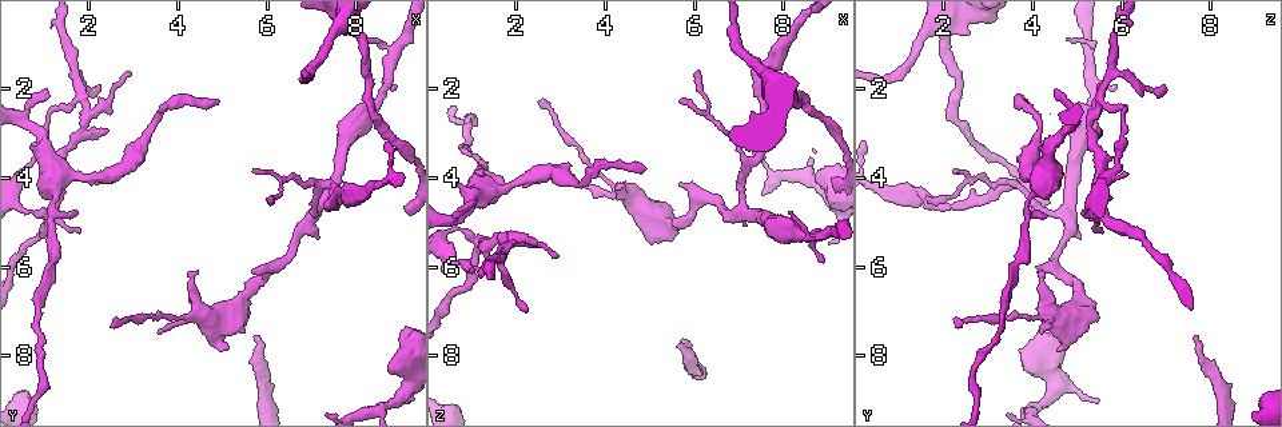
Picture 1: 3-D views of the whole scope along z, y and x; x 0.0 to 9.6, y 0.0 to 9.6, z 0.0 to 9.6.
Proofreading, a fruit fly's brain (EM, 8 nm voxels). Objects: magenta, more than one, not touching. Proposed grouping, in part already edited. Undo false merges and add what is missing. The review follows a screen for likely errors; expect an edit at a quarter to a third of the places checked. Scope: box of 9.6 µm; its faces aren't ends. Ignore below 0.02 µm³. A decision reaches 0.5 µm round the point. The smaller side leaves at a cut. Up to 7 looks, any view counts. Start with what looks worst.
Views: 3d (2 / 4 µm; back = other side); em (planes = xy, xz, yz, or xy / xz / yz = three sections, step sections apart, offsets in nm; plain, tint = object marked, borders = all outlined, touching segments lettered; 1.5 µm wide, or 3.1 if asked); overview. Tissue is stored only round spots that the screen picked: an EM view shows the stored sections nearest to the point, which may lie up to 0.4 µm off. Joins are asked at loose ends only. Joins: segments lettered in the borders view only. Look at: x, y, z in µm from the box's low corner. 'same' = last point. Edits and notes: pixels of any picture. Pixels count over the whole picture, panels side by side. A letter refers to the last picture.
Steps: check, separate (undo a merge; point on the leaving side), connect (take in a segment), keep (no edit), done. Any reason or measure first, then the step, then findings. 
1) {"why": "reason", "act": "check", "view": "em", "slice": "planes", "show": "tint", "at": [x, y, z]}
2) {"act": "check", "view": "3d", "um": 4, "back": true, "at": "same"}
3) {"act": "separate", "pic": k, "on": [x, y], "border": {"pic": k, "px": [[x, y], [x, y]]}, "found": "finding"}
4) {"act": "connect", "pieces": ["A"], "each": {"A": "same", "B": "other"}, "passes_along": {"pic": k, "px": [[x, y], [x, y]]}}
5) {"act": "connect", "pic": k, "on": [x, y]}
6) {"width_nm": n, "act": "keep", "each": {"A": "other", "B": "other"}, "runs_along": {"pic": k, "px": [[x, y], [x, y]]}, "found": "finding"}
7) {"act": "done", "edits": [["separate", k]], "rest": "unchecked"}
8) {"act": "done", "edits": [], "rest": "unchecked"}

{"why": "long arm stops here", "act": "check", "view": "3d", "um": 2, "at": [5.70, 7.50, 7.65]}

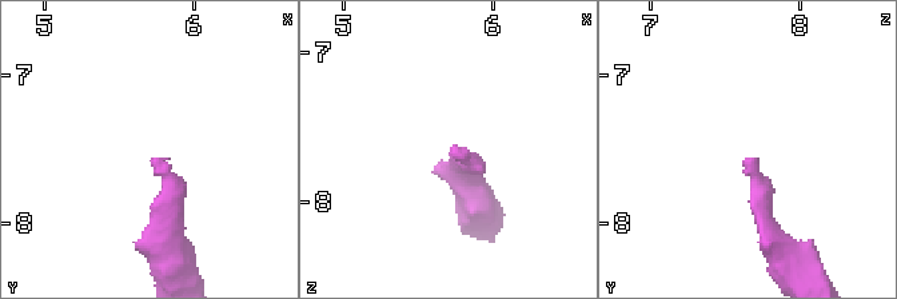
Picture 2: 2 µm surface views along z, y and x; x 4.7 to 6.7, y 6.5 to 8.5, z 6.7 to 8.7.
{"why": "now the EM", "act": "check", "view": "em", "slice": "yz", "step": 4, "show": "borders", "at": [5.72, 7.56, 7.66]}

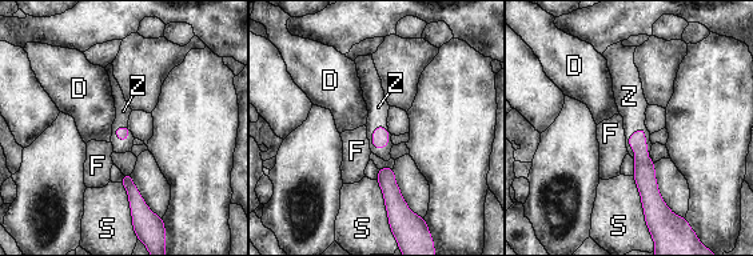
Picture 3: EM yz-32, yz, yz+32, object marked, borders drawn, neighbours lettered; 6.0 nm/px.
{"why": "another direction", "act": "check", "view": "em", "slice": "planes", "show": "borders", "at": "same"}

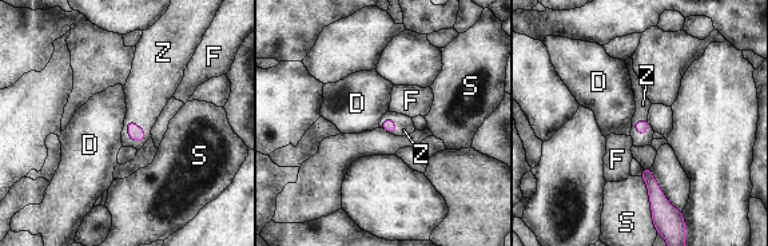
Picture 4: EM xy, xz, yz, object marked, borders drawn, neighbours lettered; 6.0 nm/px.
{"act": "connect", "pieces": ["Z"], "each": {"D": "other", "F": "other", "S": "other", "Z": "same"}, "passes_along": {"pic": 4, "px": [[135, 134], [142, 129], [148, 88]]}, "found": "the cell continues"}

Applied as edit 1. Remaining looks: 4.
{"act": "check", "view": "overview"}

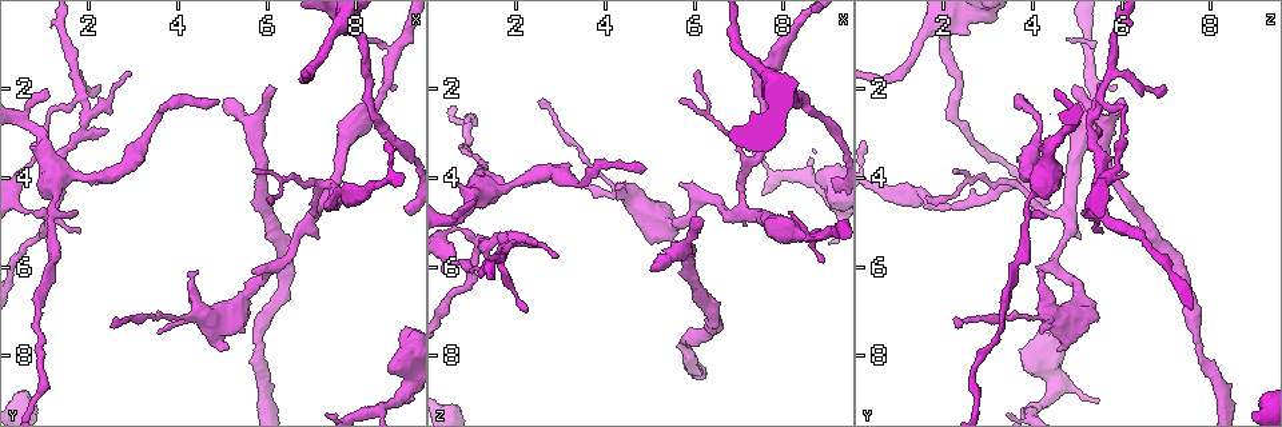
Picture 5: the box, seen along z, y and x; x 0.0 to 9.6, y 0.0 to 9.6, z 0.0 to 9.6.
{"why": "branch stops here", "act": "check", "view": "em", "slice": "planes", "show": "borders", "at": [4.95, 2.55, 6.00]}

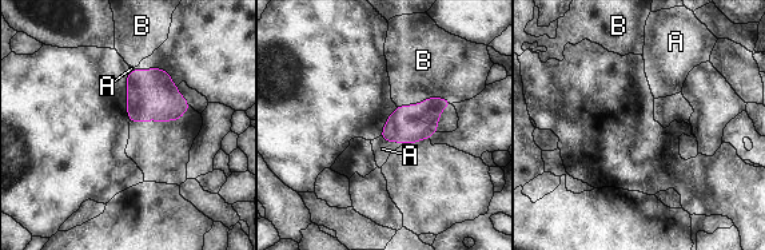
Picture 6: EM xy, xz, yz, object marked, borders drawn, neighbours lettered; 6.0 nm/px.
{"longest_contact_nm": ["B", 340], "act": "connect", "pieces": ["A"], "each": {"A": "same", "B": "other"}, "found": "it goes on there"}

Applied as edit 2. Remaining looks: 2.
{"why": "tapers out", "act": "check", "view": "em", "slice": "xy", "step": 4, "show": "tint", "at": [2.50, 7.40, 2.30]}

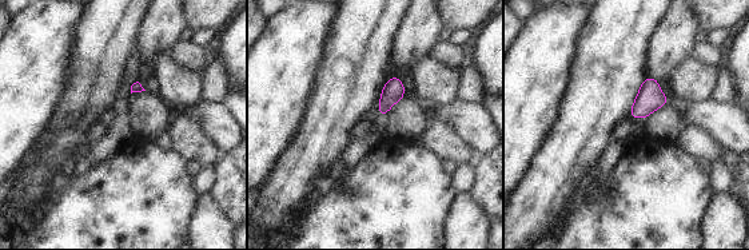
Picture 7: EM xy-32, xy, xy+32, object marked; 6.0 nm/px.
{"act": "check", "view": "em", "slice": "planes", "show": "borders", "at": "same"}

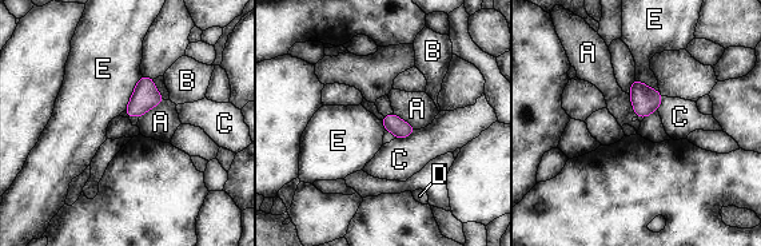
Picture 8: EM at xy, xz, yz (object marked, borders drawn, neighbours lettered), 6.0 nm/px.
{"act": "keep", "each": {"A": "other", "B": "other", "C": "other", "D": "other", "E": "other"}, "border": {"pic": 8, "px": [[142, 75], [124, 110]]}, "found": "none of them fits"}

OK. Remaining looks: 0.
{"act": "done", "edits": [["connect", 4], ["connect", 6]], "rest": "unchecked"}

